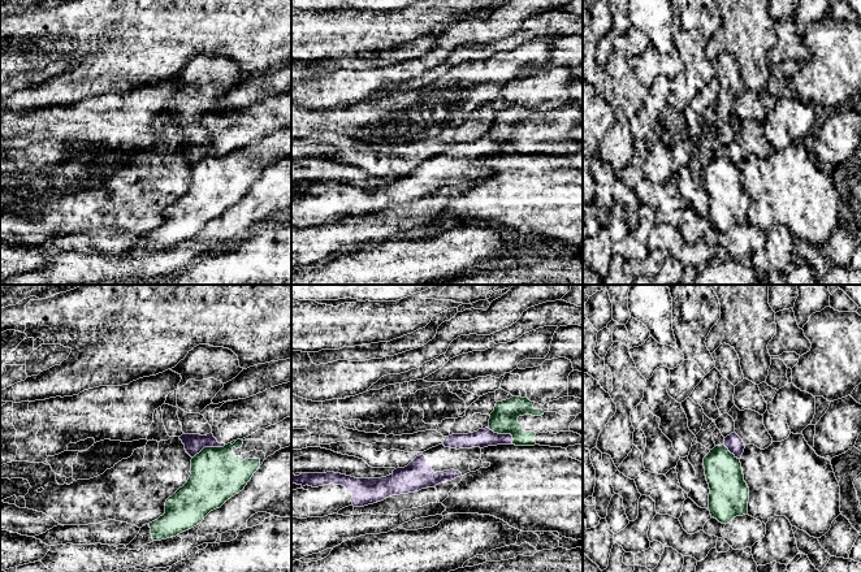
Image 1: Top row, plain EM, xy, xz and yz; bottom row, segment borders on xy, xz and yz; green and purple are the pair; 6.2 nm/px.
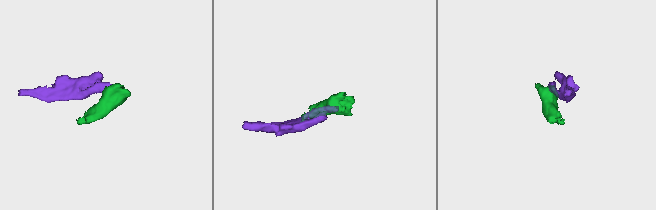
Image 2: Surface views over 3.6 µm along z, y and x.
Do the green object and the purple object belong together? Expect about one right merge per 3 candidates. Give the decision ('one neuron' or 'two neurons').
two neurons

